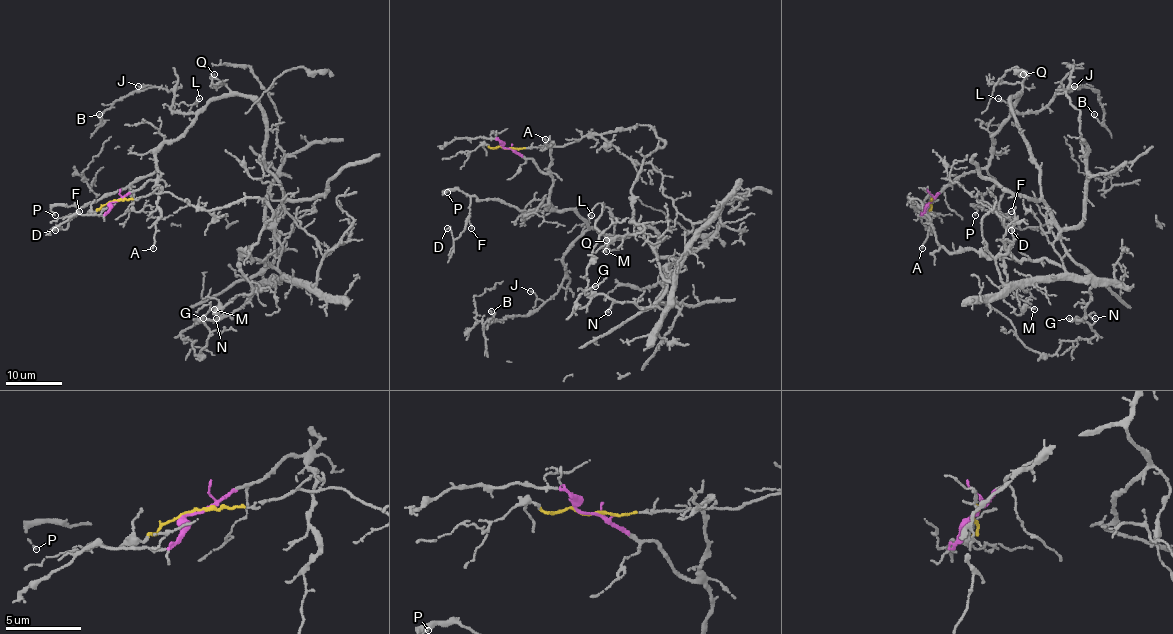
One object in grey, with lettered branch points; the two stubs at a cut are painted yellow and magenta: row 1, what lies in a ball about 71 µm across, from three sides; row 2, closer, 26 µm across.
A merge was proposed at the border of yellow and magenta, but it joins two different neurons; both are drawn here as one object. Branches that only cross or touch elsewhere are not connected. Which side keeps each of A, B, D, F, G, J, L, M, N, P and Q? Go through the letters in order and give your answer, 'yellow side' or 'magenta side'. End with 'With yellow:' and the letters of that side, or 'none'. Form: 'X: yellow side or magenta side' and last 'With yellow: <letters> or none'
A: magenta side
B: magenta side
D: magenta side
F: magenta side
G: yellow side
J: magenta side
L: magenta side
M: yellow side
N: yellow side
P: magenta side
Q: magenta side
With yellow: G, M, N

